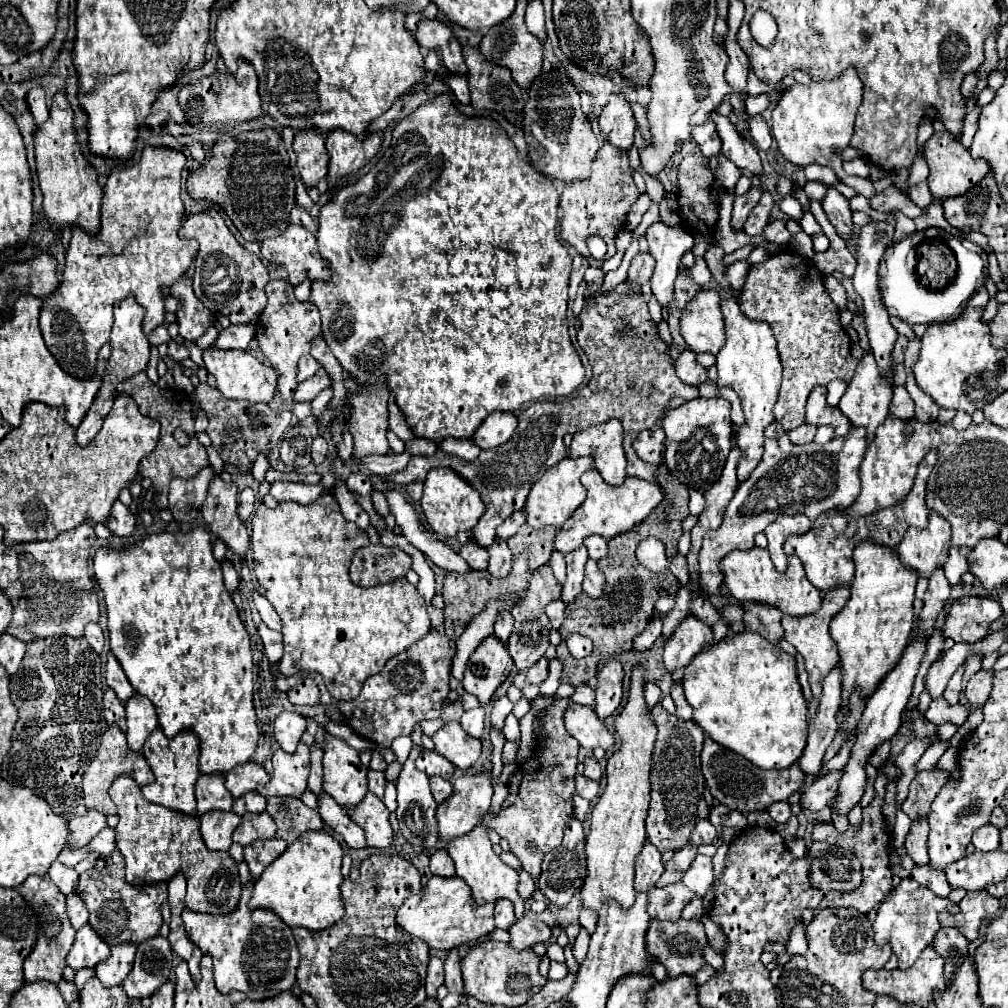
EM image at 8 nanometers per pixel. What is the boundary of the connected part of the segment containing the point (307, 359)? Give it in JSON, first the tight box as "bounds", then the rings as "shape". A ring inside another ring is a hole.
{"bounds":[297,355,321,381],"shape":[[[303,355],[299,359],[299,365],[297,365],[297,381],[307,381],[309,377],[313,377],[317,373],[317,369],[321,367],[321,363],[317,359],[313,359],[311,355]]]}

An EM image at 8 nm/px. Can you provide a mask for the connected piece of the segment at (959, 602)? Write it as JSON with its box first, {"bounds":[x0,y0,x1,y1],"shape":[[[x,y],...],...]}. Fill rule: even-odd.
{"bounds":[941,595,1001,643],"shape":[[[961,595],[947,605],[941,631],[955,643],[977,643],[989,635],[991,623],[1001,615],[1001,605],[995,599]]]}

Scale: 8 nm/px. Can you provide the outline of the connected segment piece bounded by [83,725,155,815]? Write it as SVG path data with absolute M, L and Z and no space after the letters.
M111 725L107 729L107 733L103 735L103 741L101 741L101 747L97 749L97 757L93 761L93 771L85 771L83 773L83 801L85 801L85 807L87 809L97 809L105 815L115 815L115 805L113 801L109 799L107 791L111 787L111 783L119 777L119 775L129 775L137 781L139 787L143 785L149 785L155 781L153 777L153 771L149 769L147 761L143 755L139 753L133 753L129 747L127 747L127 741L125 741L125 733L117 727L117 725Z

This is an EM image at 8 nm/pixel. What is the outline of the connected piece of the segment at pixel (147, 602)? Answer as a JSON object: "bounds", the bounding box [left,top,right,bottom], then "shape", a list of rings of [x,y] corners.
{"bounds":[93,529,259,775],"shape":[[[205,529],[189,533],[149,535],[131,549],[97,549],[93,557],[95,581],[103,589],[109,615],[109,647],[123,667],[133,689],[147,697],[159,717],[165,737],[191,729],[199,737],[199,771],[205,775],[227,773],[251,761],[259,727],[253,707],[253,661],[249,635],[239,619],[233,599],[225,593],[221,565],[211,551]]]}

